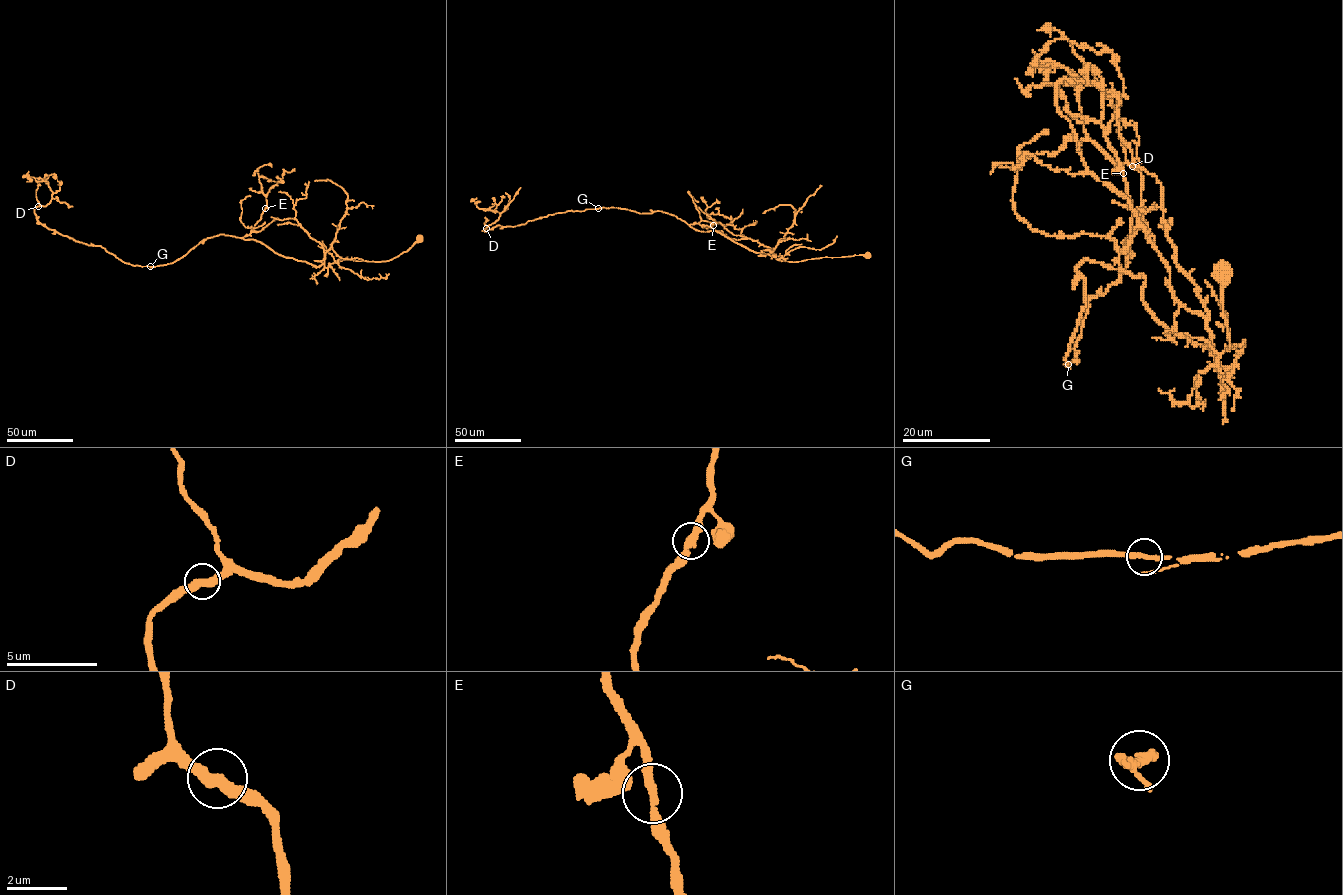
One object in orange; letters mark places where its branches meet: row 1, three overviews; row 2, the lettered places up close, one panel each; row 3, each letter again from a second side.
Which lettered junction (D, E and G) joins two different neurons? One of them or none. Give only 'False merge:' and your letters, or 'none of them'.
False merge: none of them

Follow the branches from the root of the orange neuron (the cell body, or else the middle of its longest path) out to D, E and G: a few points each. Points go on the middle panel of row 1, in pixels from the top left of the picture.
D: (867, 254), (780, 261), (715, 231), (697, 230), (665, 212), (615, 207), (568, 210), (486, 228)
E: (867, 254), (780, 261), (771, 253), (749, 250), (719, 232), (698, 231), (690, 225), (713, 225)
G: (867, 254), (780, 261), (771, 253), (749, 250), (715, 231), (697, 230), (665, 212), (598, 208)

